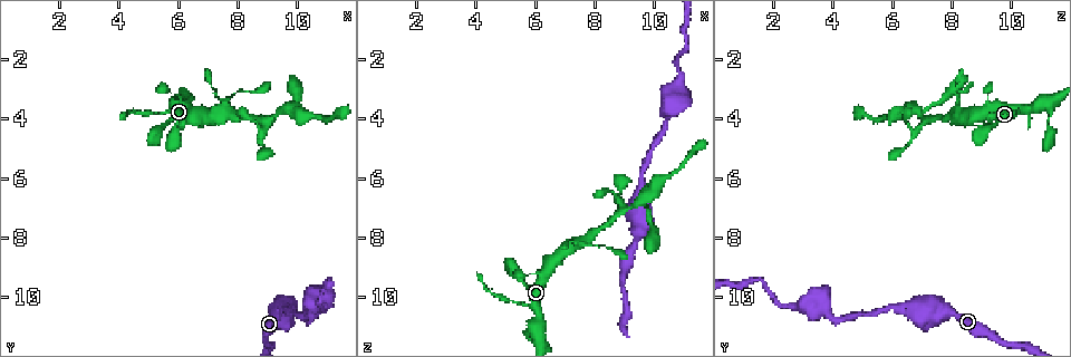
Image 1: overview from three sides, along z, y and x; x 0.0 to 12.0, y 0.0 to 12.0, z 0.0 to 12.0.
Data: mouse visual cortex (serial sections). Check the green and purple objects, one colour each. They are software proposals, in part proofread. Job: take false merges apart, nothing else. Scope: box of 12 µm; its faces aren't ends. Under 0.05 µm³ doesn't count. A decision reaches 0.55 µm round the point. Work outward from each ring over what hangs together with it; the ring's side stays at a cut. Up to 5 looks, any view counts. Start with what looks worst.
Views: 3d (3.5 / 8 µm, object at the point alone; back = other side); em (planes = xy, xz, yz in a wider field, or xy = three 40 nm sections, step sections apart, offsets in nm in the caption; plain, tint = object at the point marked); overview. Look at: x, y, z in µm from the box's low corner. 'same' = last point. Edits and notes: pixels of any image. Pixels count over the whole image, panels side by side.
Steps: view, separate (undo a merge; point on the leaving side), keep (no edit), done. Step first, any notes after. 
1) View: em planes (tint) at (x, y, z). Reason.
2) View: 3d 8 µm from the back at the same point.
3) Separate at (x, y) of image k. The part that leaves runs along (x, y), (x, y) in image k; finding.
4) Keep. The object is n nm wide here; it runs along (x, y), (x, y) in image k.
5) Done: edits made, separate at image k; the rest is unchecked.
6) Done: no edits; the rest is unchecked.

View: 3d 8 µm at (8.9, 4.0, 7.3). Side arm on a straight run.

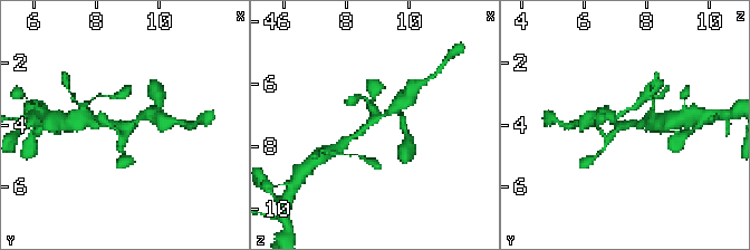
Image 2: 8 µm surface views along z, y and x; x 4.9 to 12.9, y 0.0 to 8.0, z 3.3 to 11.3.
View: em planes (tint) at (8.9, 4.0, 7.2). 3 arms meet here; the arms are 150, 200, 250 nm wide; now the EM.

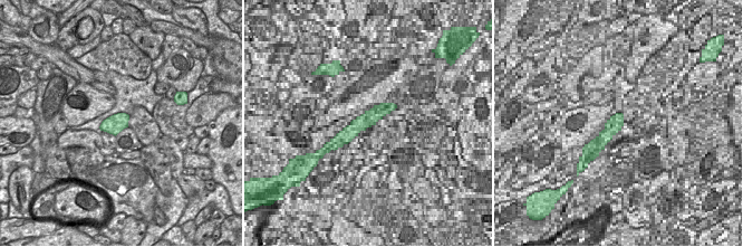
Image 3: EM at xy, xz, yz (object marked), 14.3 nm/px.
Keep. It runs along (345, 142), (373, 121), (397, 107) in image 2; all the same cell.

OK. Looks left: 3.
View: 3d 3.5 µm at (10.9, 10.4, 2.6). Sudden change in width.

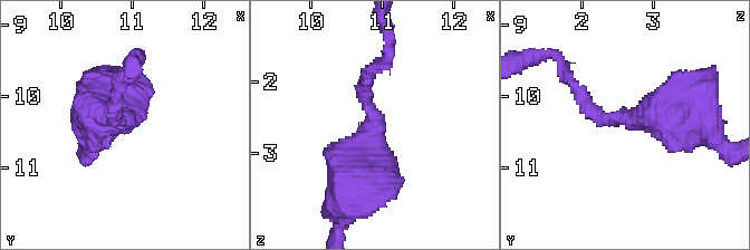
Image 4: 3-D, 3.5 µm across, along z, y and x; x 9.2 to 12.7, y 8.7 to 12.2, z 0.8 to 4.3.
View: em xy step 2 (plain) at (10.90, 10.30, 2.65). The arms are 200, 600 nm wide; now the EM.

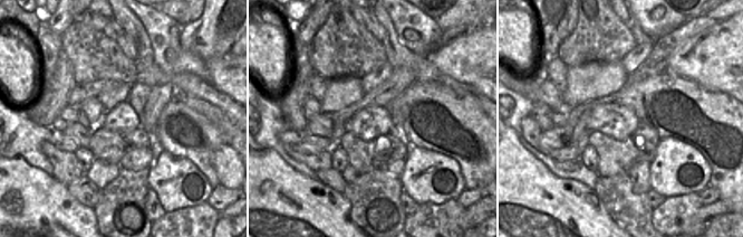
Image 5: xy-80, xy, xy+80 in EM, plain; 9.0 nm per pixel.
View: em xy step 2 (tint) at the same point.

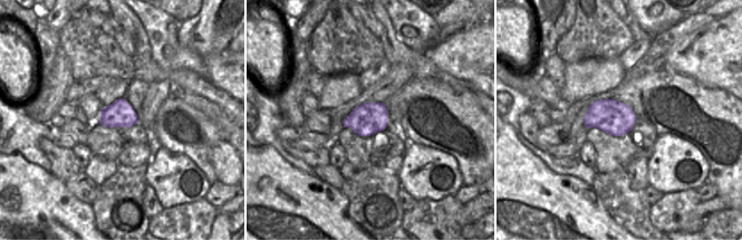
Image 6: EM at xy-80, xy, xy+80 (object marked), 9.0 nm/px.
Keep. All the same cell.

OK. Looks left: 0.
Done: no edits; the rest is unchecked.

